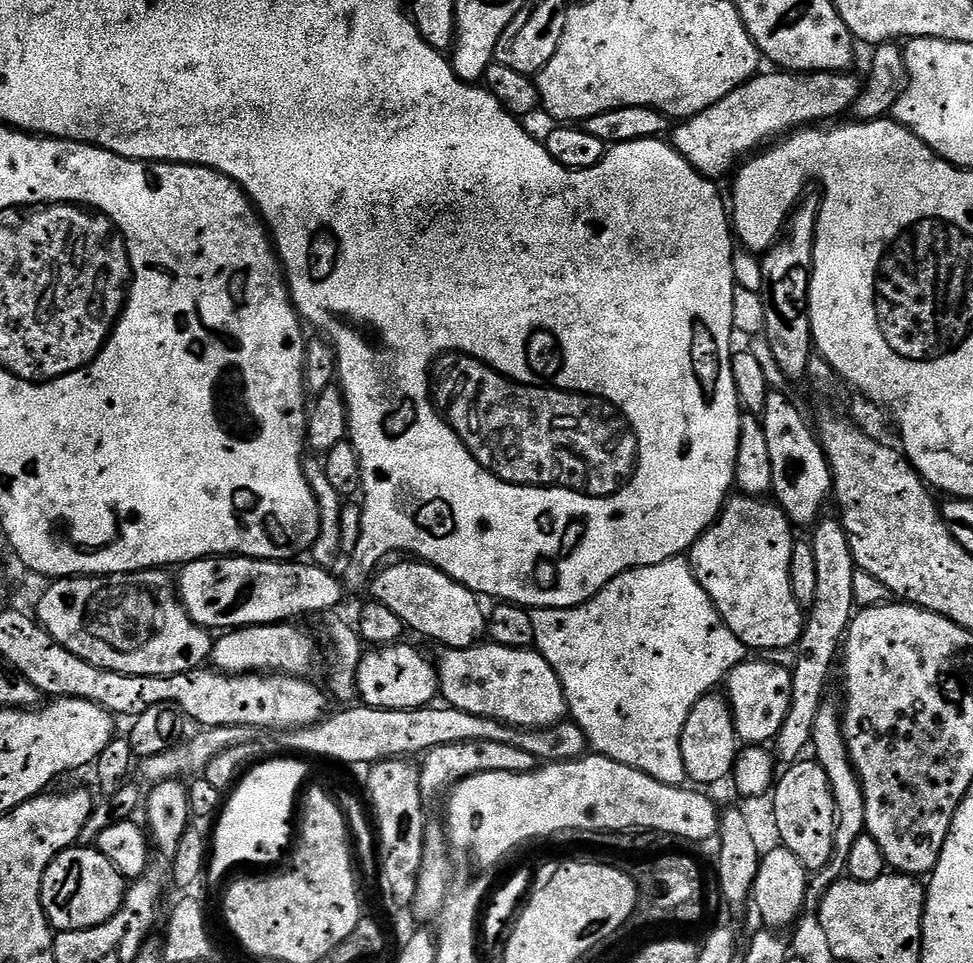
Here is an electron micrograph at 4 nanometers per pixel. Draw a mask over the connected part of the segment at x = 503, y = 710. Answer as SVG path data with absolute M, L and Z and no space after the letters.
M482 642L468 648L449 648L437 659L439 693L449 707L501 720L522 730L561 723L567 717L565 692L553 667L535 649Z

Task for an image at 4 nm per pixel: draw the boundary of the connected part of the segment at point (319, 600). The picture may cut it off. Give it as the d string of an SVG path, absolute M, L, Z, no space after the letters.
M206 556L203 560L192 560L190 563L183 565L179 569L180 572L180 580L178 576L178 595L180 601L183 602L185 610L190 614L190 618L196 624L201 624L206 629L209 630L217 630L216 628L220 628L219 630L235 630L238 628L253 628L255 624L282 624L285 622L292 622L295 621L297 618L296 616L312 616L315 612L328 612L331 608L336 608L339 606L340 603L344 600L344 592L346 593L345 585L342 583L341 577L339 575L331 576L333 573L329 571L329 569L321 568L319 565L313 562L307 562L307 564L296 564L300 562L293 562L292 560L255 560L254 558L250 558L249 556Z

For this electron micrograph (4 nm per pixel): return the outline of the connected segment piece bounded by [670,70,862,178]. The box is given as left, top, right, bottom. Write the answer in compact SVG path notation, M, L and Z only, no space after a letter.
M772 70L769 76L764 75L753 76L741 88L726 94L726 98L714 102L714 106L681 119L677 123L680 125L677 128L675 125L670 132L672 149L682 154L682 158L704 176L717 178L728 171L729 175L741 161L781 134L832 122L840 118L835 116L849 113L862 87L861 81L856 81L851 71L797 74Z

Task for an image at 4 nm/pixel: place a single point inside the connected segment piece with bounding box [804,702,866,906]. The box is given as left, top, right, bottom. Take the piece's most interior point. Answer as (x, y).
(832, 754)

